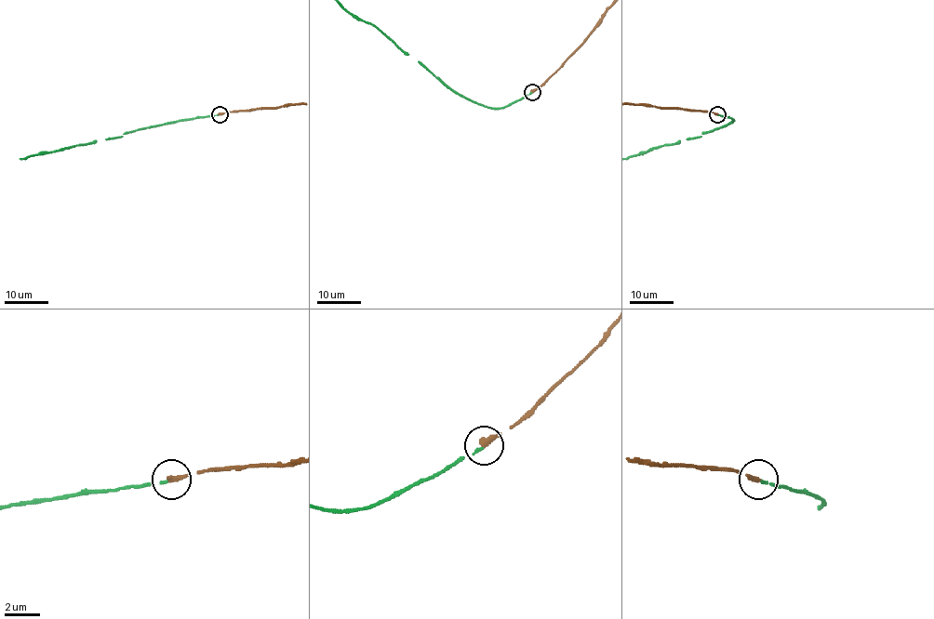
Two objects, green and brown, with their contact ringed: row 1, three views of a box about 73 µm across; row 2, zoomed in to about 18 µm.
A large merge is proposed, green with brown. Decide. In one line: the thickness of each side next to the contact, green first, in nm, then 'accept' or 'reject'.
100 nm thick on the green side, 320 nm on the other; accept

